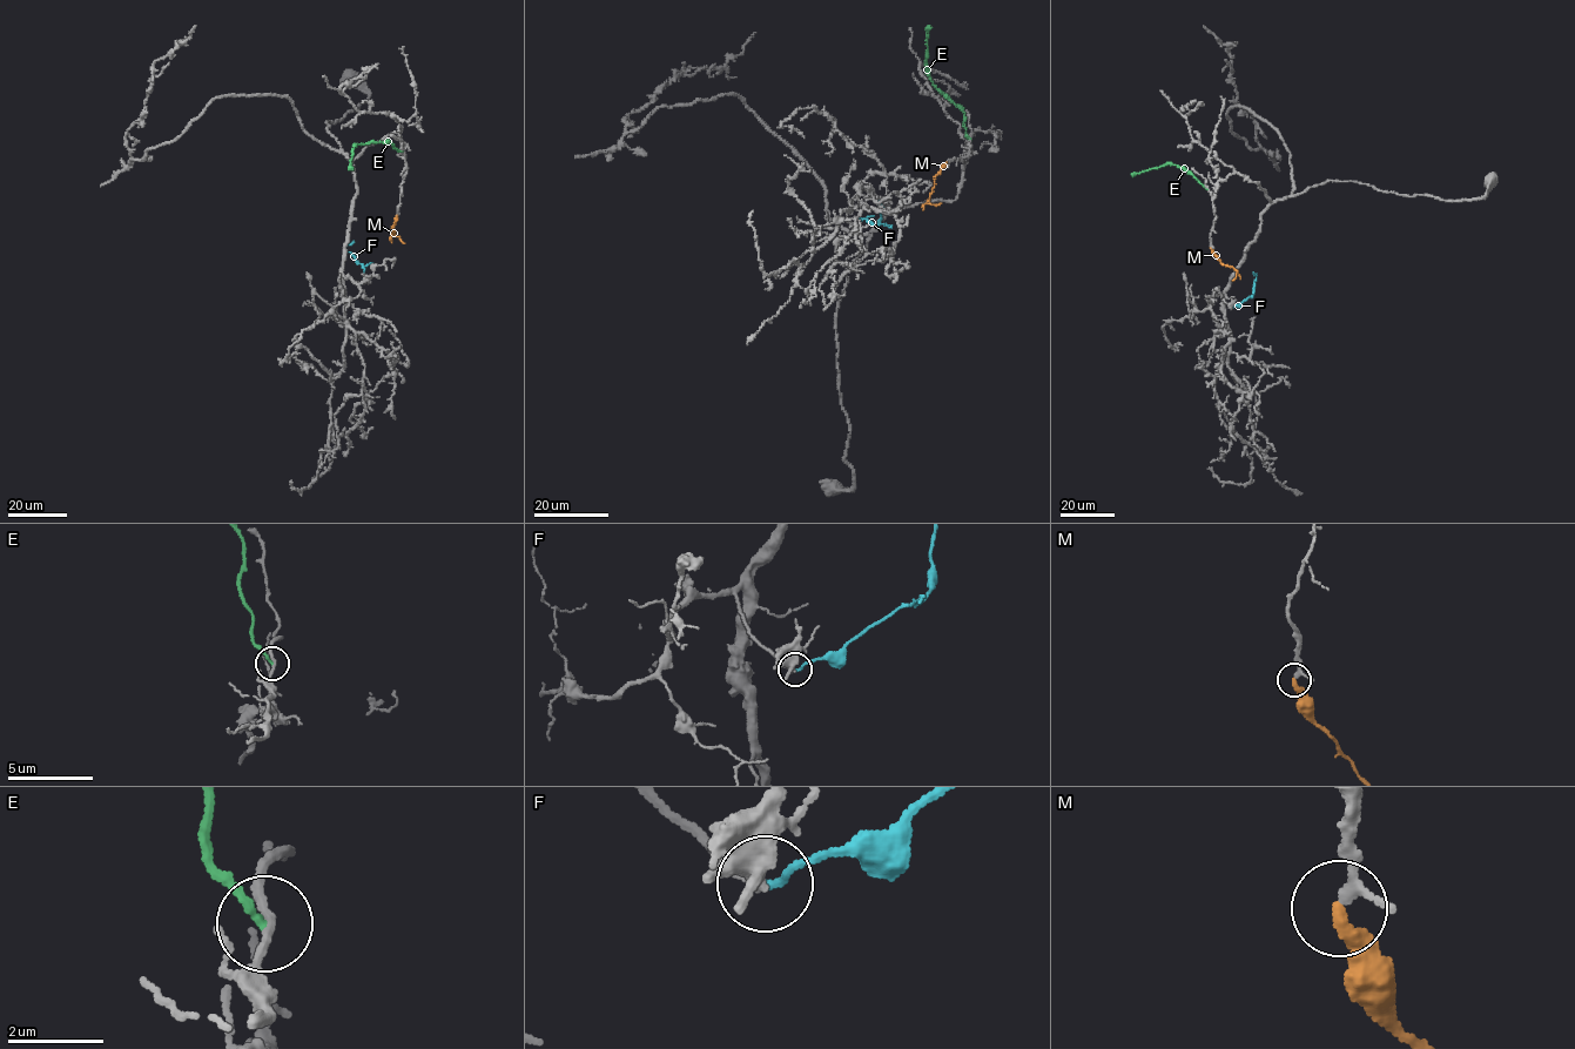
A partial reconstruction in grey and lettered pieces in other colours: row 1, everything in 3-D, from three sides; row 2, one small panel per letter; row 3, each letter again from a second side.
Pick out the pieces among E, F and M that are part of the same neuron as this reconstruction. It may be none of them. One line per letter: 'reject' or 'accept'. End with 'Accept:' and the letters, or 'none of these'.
E: reject
F: reject
M: accept
Accept: M

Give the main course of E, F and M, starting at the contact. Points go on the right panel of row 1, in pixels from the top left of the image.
E: (1207, 189), (1184, 168), (1172, 165), (1132, 175)
F: (1232, 307), (1253, 295), (1256, 274), (1252, 271)
M: (1211, 247), (1219, 261), (1236, 269), (1232, 281)

